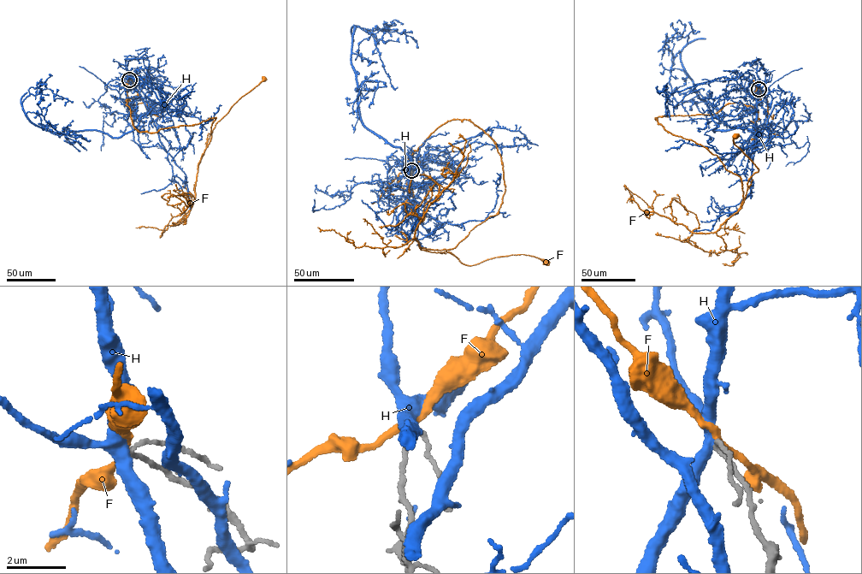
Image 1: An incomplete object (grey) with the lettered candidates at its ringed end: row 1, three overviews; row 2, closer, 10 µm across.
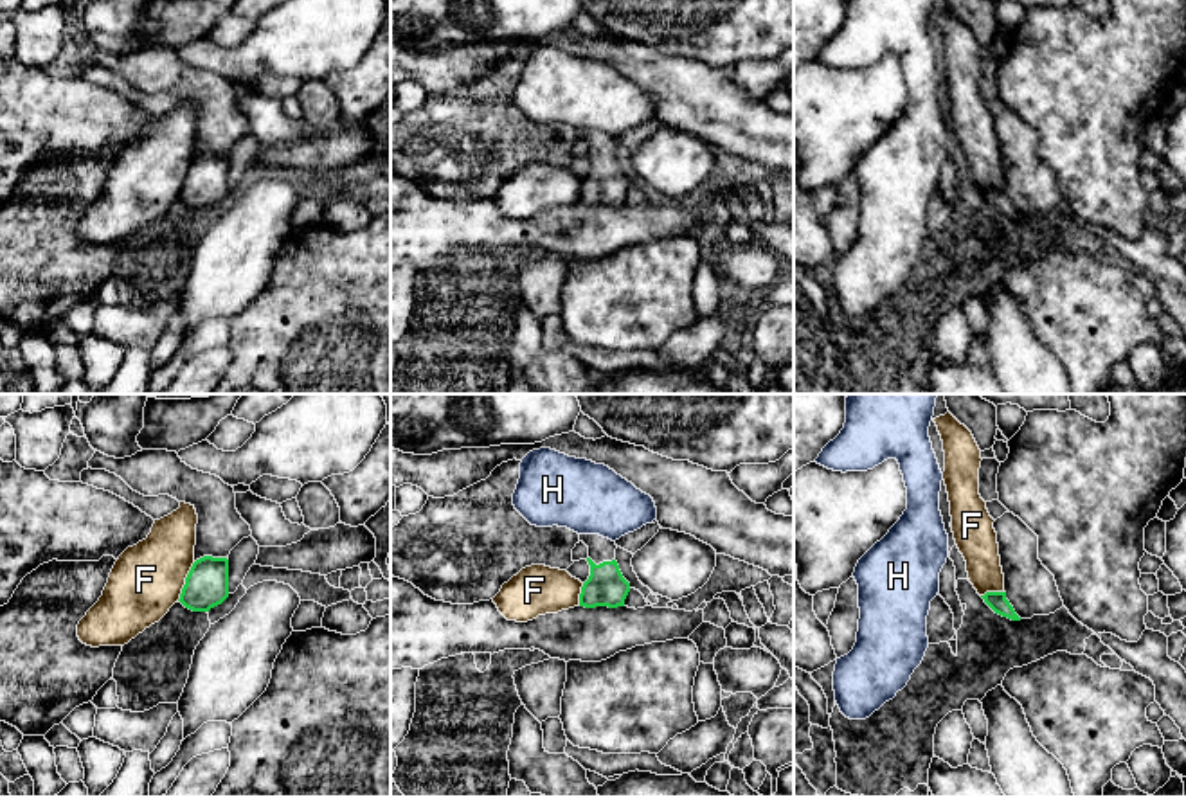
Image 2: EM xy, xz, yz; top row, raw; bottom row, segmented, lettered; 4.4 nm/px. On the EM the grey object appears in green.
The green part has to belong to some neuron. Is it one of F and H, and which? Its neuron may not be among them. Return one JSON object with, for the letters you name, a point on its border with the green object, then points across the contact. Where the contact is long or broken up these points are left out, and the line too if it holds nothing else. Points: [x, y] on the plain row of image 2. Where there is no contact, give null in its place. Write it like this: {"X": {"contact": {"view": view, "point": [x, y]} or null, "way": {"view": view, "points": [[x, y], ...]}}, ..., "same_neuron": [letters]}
{"same_neuron": []}

